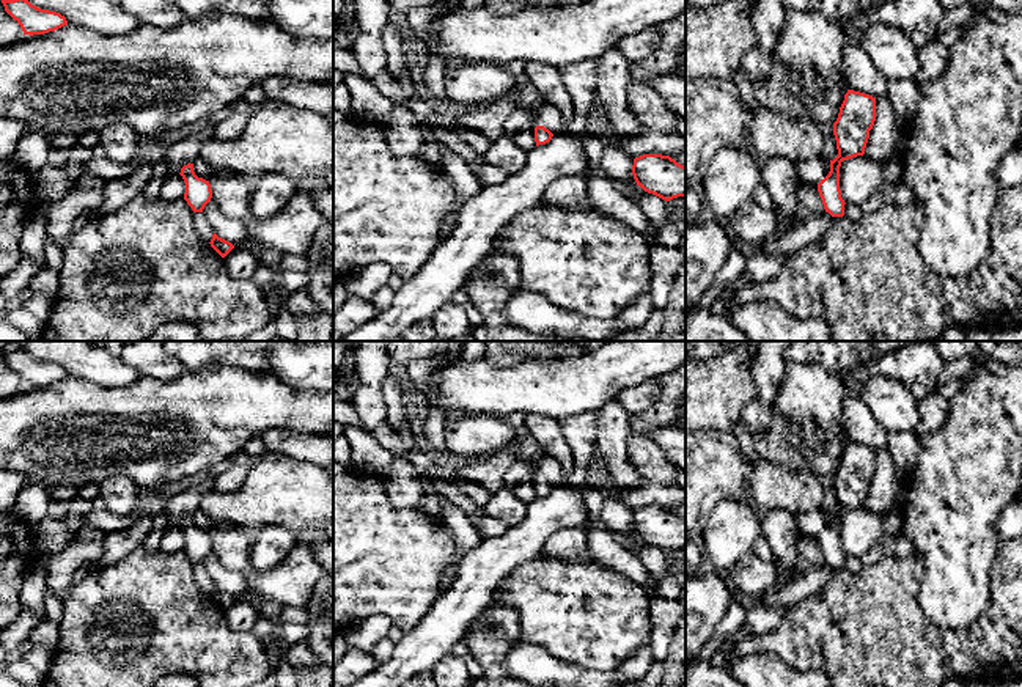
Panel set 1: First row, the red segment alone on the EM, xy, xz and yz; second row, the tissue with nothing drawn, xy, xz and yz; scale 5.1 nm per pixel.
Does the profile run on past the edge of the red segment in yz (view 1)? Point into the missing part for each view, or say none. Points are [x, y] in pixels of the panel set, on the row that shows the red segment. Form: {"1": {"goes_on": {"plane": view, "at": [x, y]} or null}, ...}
{"1": {"goes_on": null}}

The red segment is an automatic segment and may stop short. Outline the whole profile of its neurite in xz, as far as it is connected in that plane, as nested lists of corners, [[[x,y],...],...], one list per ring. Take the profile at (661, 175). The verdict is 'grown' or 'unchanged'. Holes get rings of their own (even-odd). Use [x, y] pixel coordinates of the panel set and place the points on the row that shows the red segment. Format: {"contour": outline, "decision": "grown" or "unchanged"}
{"contour": [[[643,154],[635,157],[632,175],[637,186],[665,201],[686,197],[686,167],[670,156]]], "decision": "unchanged"}

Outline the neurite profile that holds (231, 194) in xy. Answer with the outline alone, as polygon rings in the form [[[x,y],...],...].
[[[215,171],[211,176],[209,184],[212,190],[211,200],[219,206],[223,215],[245,222],[252,219],[252,186],[248,181],[236,175],[223,175]]]

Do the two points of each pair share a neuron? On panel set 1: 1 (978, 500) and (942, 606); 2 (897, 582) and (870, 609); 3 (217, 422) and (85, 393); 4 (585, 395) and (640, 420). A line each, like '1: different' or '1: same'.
1: same
2: same
3: same
4: different

